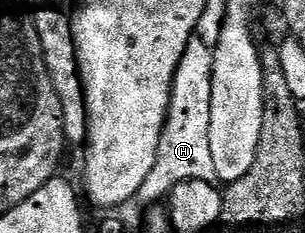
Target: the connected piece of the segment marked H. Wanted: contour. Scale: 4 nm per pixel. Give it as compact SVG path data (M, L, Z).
M195 36L190 39L188 48L184 52L184 56L180 60L180 64L176 70L176 76L174 77L174 88L173 92L170 94L170 111L167 112L166 124L163 128L162 136L159 138L158 151L155 154L155 164L152 166L152 170L148 173L147 179L144 180L144 184L140 185L140 190L137 194L137 201L140 202L154 202L150 204L158 204L158 202L167 197L170 191L174 187L179 186L181 182L191 182L192 180L200 180L201 182L218 182L218 177L216 176L216 167L214 161L212 160L212 143L208 141L208 124L212 124L212 68L214 67L214 46L211 43L206 43L201 36Z

